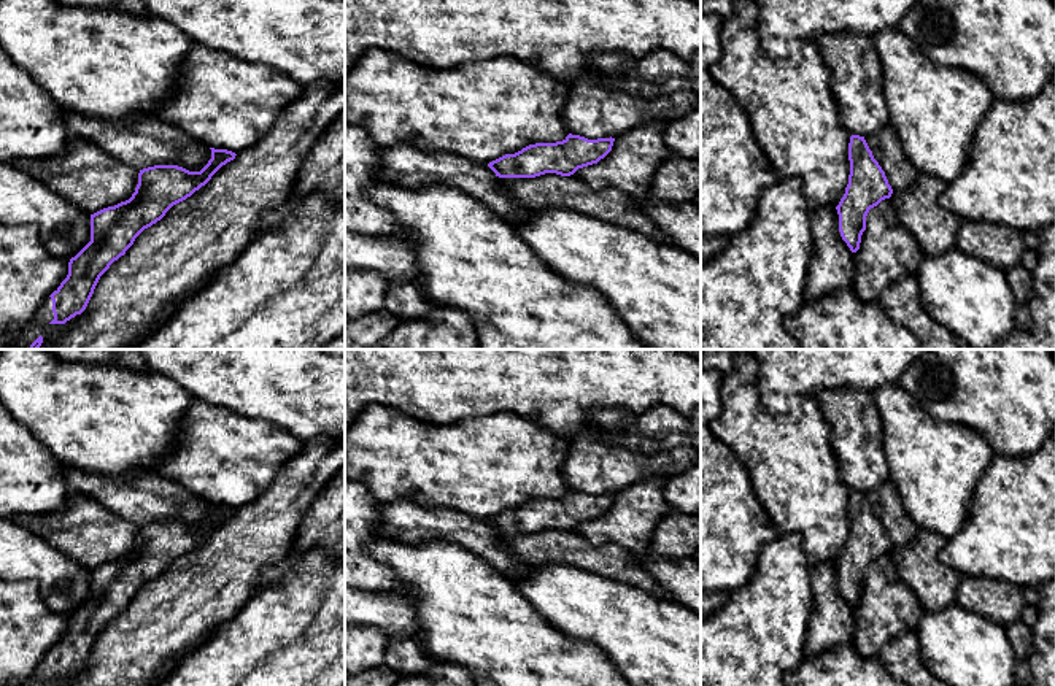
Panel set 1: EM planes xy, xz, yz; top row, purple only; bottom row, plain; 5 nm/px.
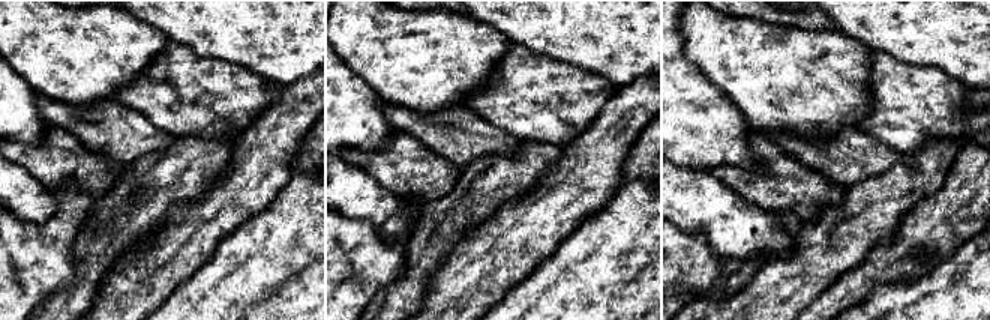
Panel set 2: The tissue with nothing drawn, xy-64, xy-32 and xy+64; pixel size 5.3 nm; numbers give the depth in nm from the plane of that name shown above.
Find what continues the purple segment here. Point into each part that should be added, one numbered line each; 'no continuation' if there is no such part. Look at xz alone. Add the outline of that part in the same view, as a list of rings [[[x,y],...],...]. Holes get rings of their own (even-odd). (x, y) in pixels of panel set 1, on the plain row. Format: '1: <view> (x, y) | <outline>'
no continuation

